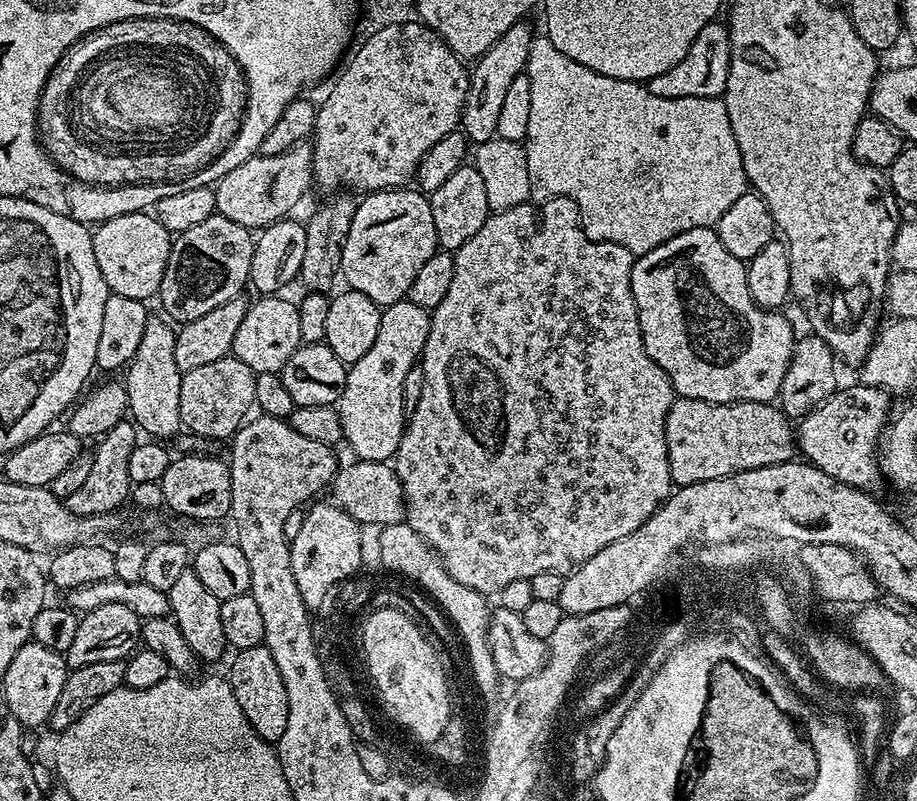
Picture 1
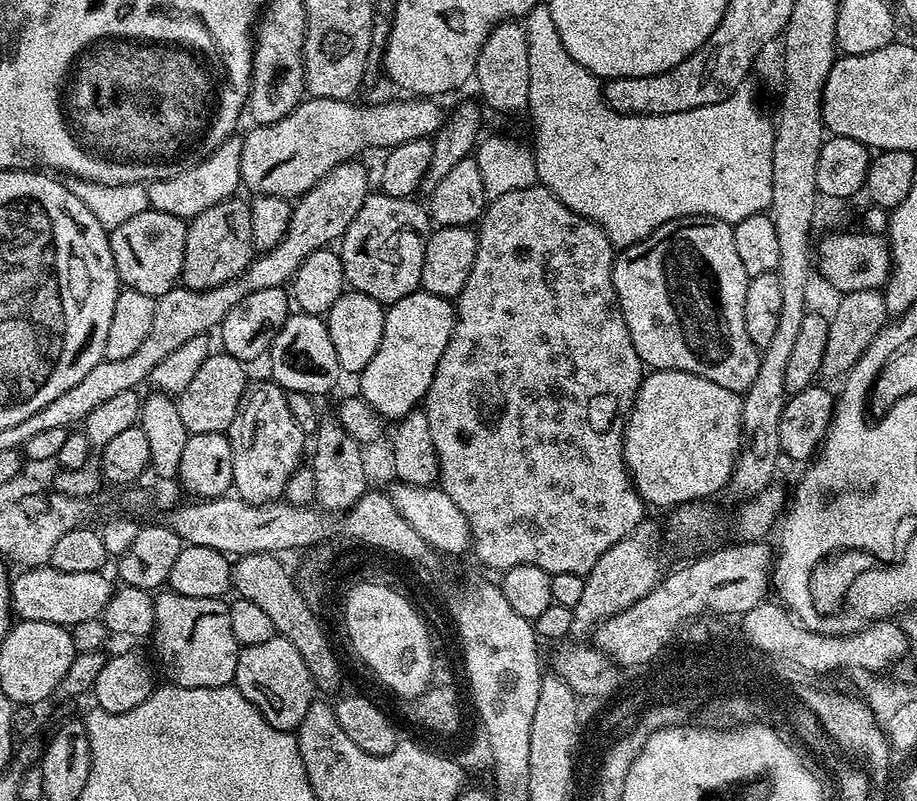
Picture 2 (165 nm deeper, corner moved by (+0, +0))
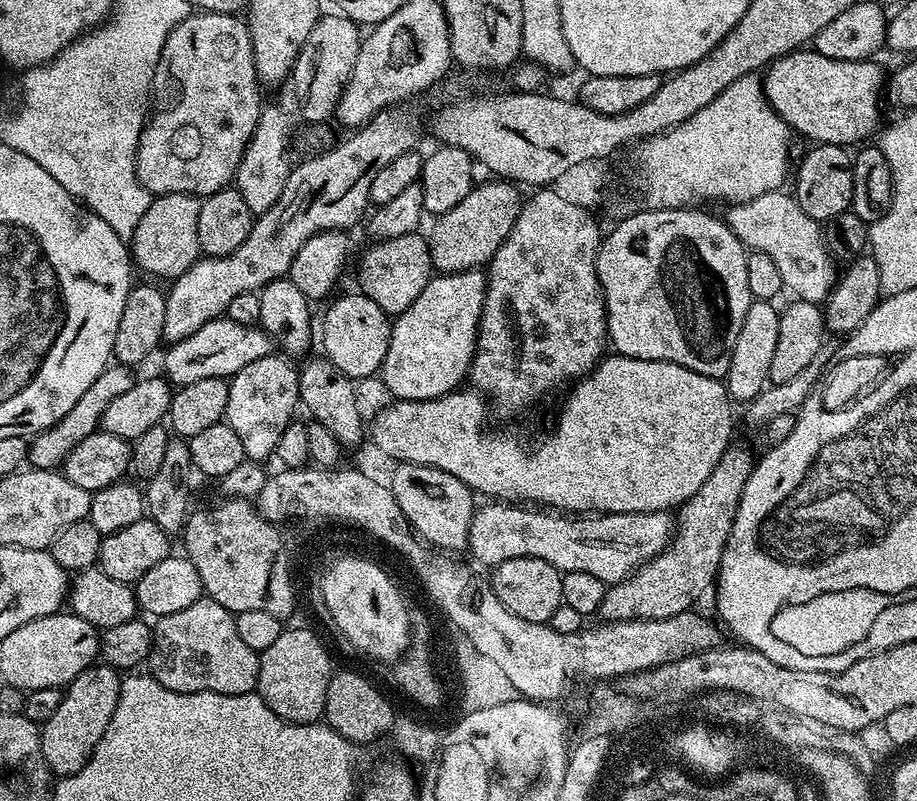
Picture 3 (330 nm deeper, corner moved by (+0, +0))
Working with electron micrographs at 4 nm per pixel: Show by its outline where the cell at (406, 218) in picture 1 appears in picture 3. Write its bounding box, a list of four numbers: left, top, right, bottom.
[360,231,434,318]

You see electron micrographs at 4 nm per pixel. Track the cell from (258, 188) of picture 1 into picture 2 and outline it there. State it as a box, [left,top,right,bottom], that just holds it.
[240,98,445,198]

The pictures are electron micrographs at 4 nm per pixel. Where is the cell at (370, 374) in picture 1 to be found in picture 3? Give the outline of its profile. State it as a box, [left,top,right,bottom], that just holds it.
[382,270,488,400]

